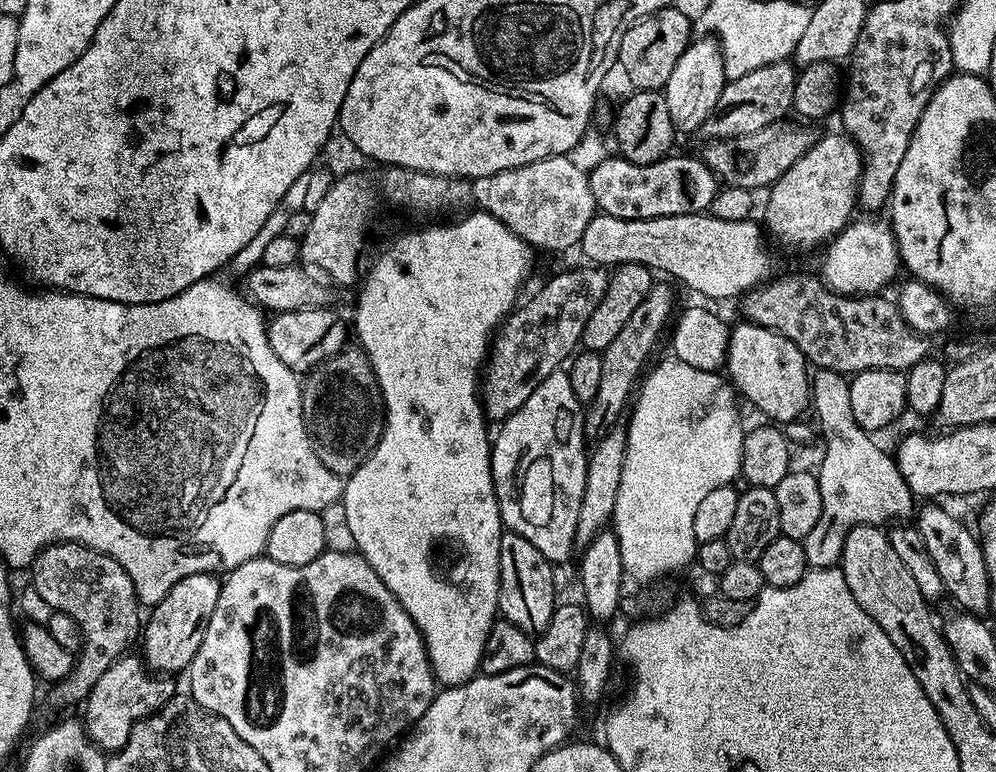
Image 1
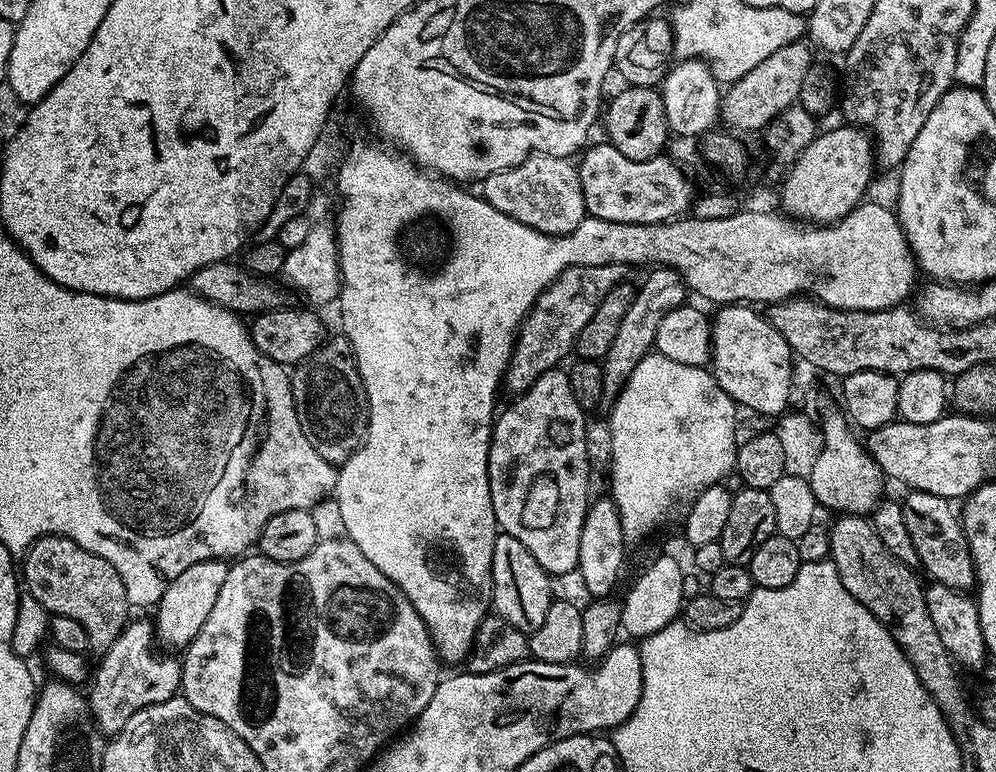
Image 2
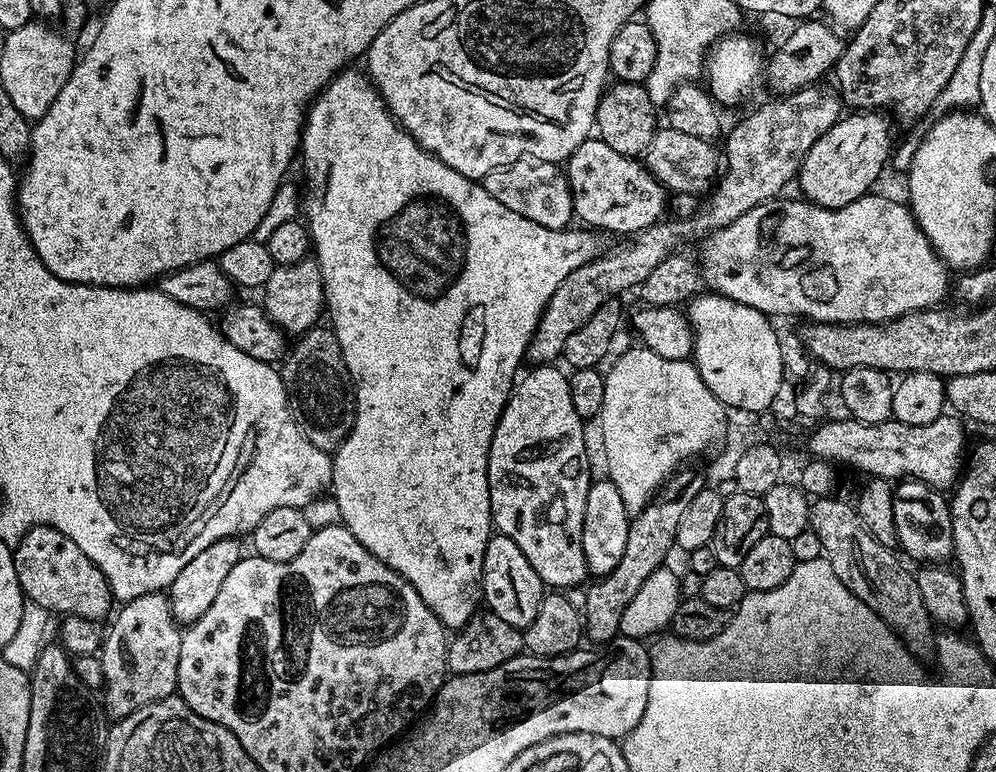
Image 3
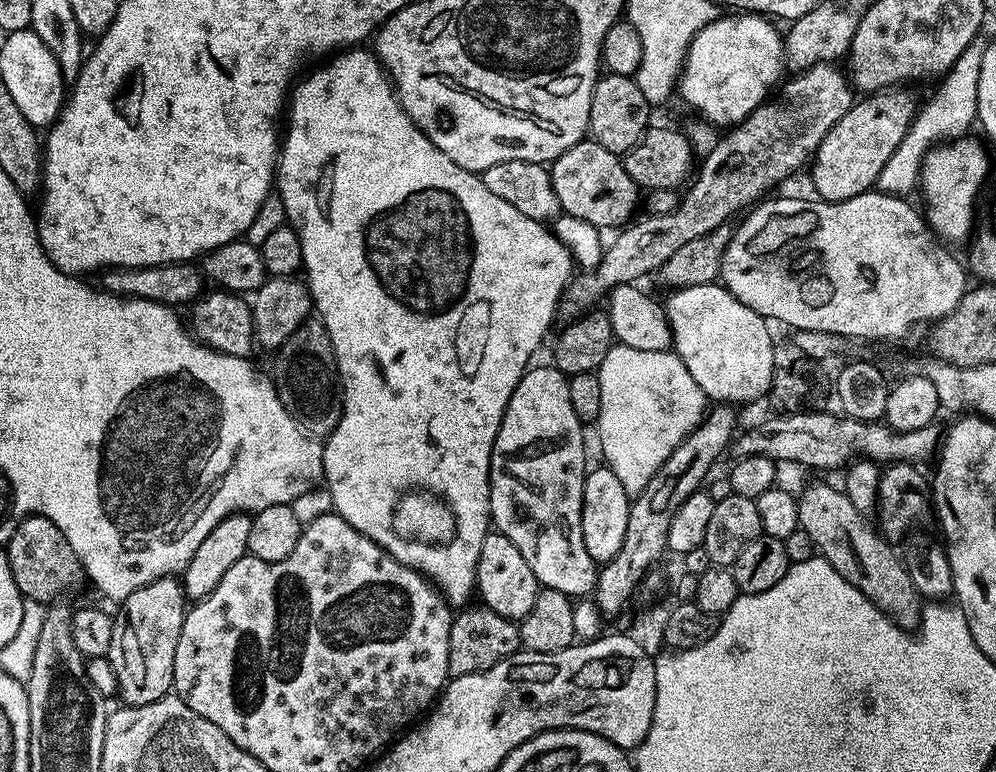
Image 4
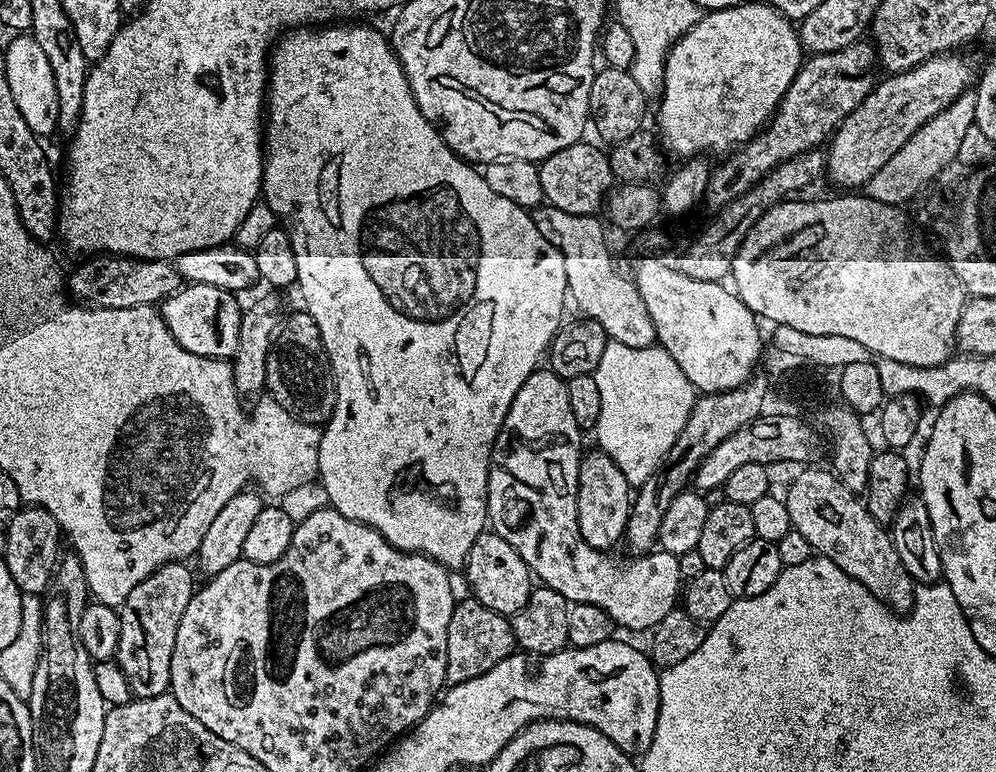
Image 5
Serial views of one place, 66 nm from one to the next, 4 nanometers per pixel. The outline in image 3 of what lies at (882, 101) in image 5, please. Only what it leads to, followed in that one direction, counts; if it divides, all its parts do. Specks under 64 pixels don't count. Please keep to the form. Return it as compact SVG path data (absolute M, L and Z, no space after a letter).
M853 111L851 114L841 115L814 146L804 156L804 161L800 167L798 185L802 191L803 199L816 204L819 208L841 208L850 206L858 198L869 195L873 191L872 183L879 178L890 164L890 157L894 152L894 143L892 144L892 128L888 125L889 117L883 112L862 112Z

